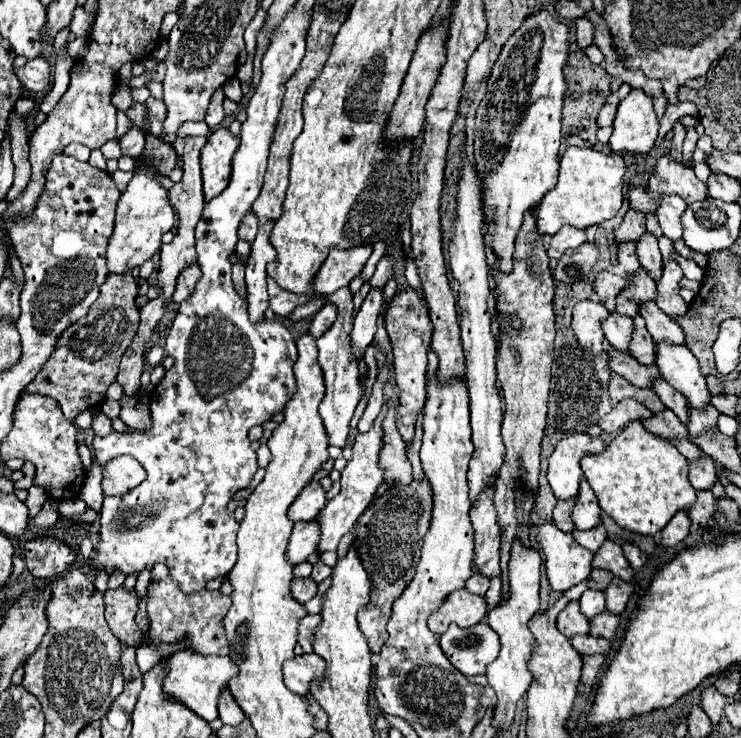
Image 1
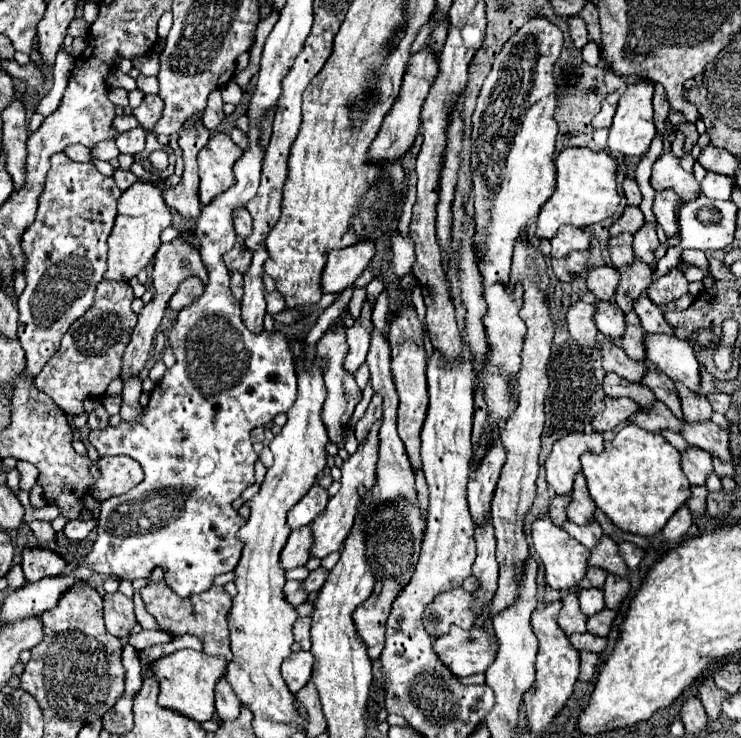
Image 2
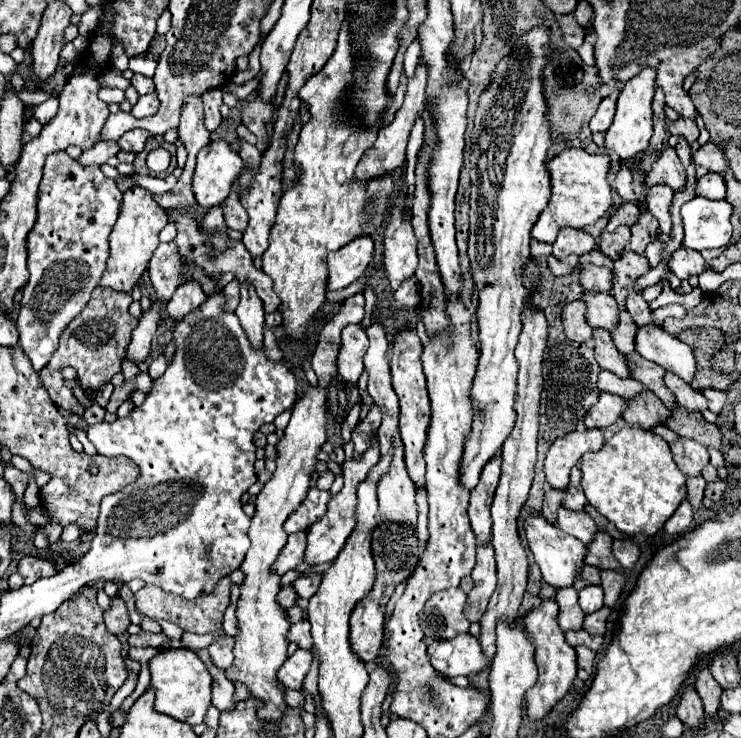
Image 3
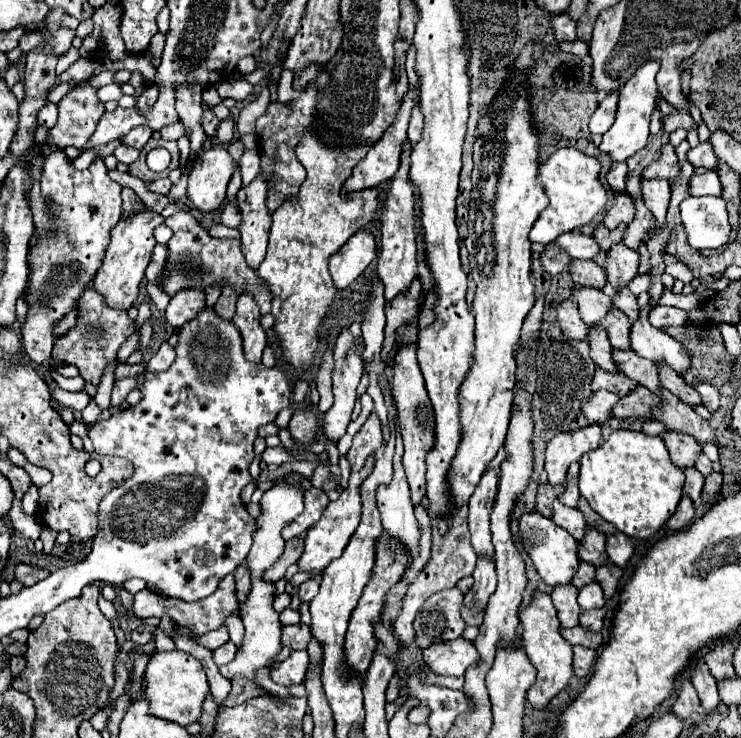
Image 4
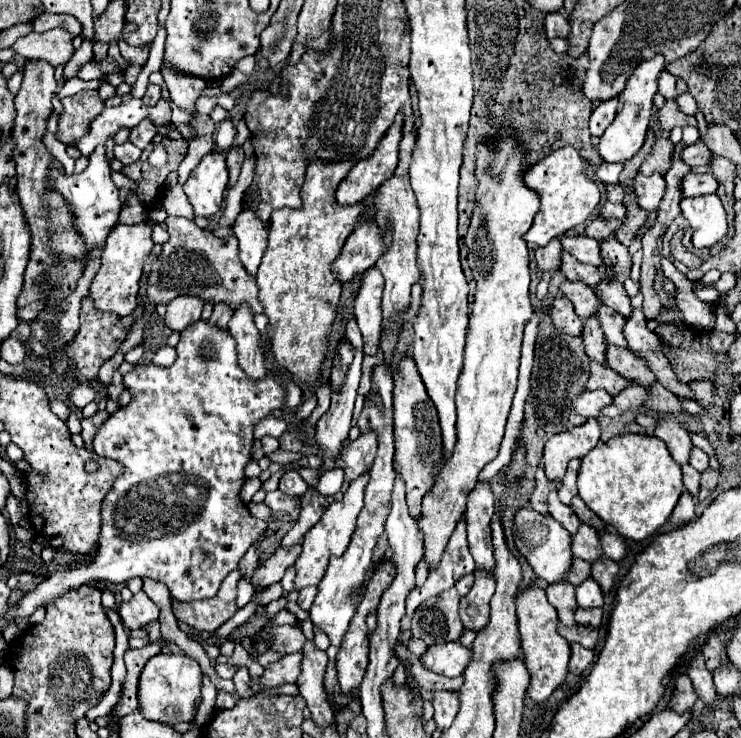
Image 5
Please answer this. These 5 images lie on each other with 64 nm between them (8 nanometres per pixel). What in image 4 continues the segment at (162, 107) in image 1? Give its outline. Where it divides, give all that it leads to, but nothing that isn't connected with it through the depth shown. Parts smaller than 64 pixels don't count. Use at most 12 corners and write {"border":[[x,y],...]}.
{"border":[[148,84],[148,88],[138,98],[142,110],[154,106],[158,100],[158,86]]}

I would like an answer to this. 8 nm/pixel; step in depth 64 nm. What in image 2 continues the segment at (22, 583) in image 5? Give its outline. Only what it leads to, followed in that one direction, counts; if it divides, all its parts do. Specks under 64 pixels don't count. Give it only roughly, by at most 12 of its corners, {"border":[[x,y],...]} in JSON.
{"border":[[26,548],[20,566],[28,582],[58,576],[66,562],[56,552]]}

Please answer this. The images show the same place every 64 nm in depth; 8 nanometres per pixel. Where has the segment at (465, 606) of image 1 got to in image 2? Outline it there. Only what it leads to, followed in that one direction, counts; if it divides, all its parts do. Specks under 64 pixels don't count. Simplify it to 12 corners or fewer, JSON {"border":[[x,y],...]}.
{"border":[[452,588],[424,610],[432,638],[470,630],[472,594]]}

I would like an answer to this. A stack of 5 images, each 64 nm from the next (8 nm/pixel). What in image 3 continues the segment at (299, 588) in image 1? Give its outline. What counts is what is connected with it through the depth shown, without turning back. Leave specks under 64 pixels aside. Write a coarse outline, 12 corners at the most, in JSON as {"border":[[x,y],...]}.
{"border":[[292,586],[278,592],[276,600],[282,608],[296,604],[298,594]]}

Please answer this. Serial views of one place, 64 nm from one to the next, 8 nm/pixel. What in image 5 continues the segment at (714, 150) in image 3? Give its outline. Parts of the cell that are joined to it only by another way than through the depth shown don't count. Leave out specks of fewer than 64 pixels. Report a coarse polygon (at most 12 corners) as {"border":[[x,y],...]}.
{"border":[[700,140],[684,146],[682,162],[708,166],[712,152]]}

